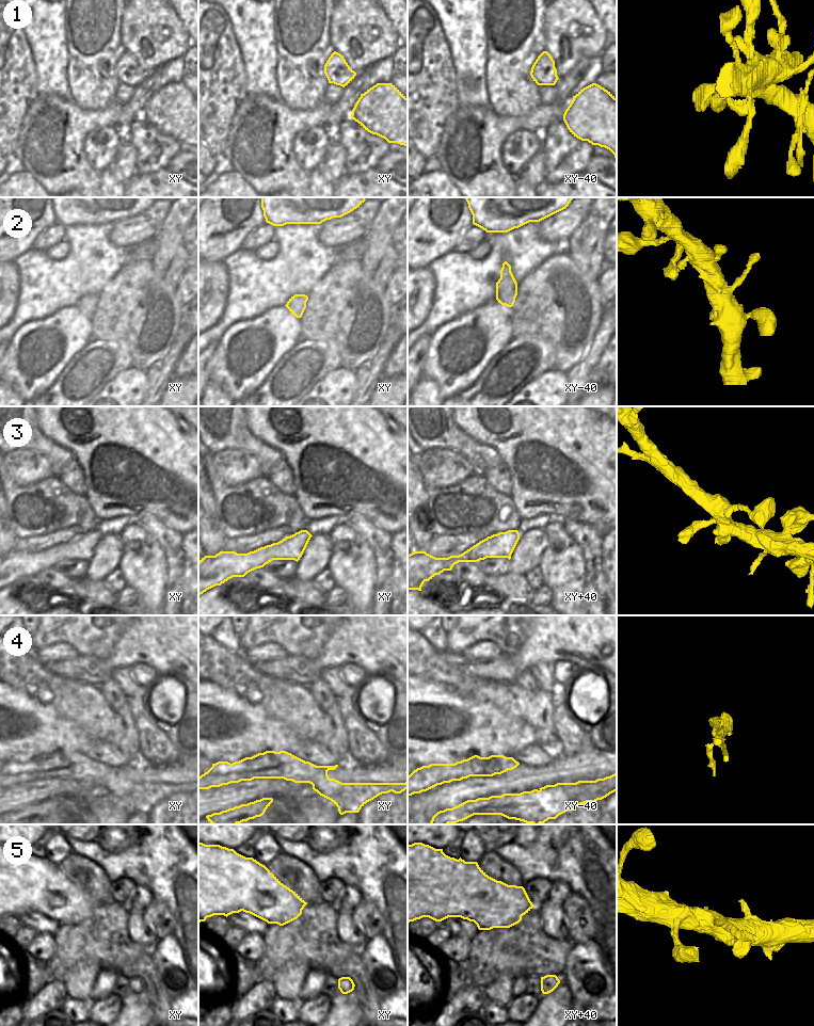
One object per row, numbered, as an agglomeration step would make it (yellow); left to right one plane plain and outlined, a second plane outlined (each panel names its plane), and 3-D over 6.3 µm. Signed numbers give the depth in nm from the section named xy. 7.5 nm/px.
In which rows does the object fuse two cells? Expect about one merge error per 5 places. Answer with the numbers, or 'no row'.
4

